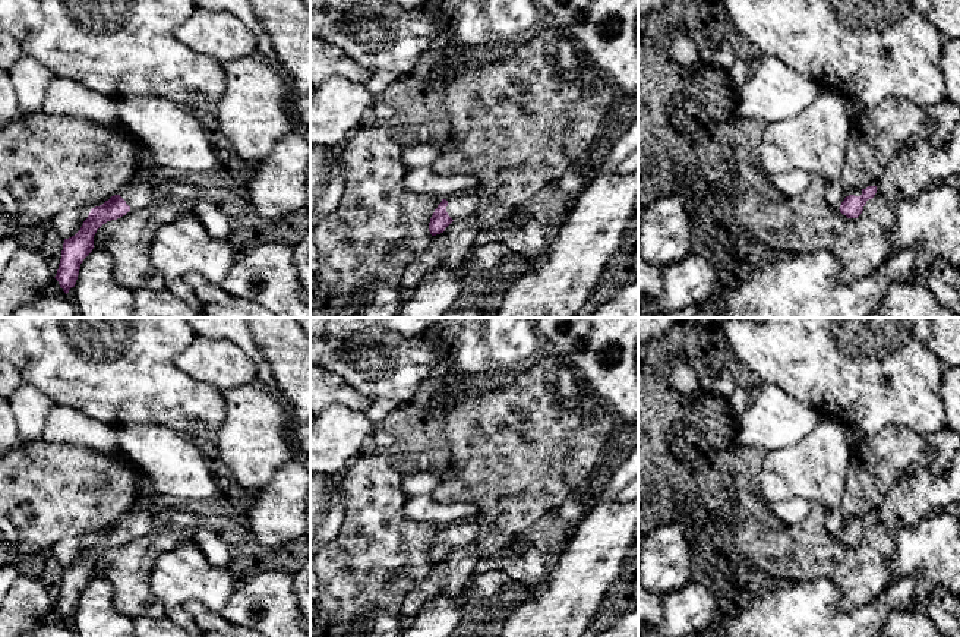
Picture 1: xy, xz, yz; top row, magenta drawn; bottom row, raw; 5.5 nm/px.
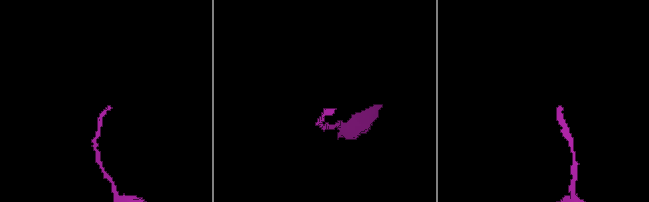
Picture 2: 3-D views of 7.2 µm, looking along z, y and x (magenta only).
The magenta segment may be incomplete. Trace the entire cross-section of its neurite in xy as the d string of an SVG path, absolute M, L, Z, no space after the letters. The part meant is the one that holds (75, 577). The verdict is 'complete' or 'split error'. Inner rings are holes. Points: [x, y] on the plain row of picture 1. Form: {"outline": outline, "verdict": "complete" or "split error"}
{"outline": "M114 523L102 533L92 536L80 558L75 564L64 567L61 587L54 606L66 622L75 615L80 592L94 577L97 558L107 549L117 548L129 539L130 534L126 529L120 523Z", "verdict": "complete"}

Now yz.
{"outline": "M868 514L866 517L862 517L860 524L855 523L846 524L839 537L847 546L858 546L862 542L866 529L872 527L875 521L877 514Z", "verdict": "complete"}

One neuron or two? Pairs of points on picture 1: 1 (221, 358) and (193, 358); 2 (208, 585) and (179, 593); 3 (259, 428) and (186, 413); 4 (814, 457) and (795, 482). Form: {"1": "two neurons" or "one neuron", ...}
{"1": "one neuron", "2": "one neuron", "3": "two neurons", "4": "one neuron"}

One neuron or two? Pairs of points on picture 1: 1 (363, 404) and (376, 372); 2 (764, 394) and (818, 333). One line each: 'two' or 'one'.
1: two
2: two

